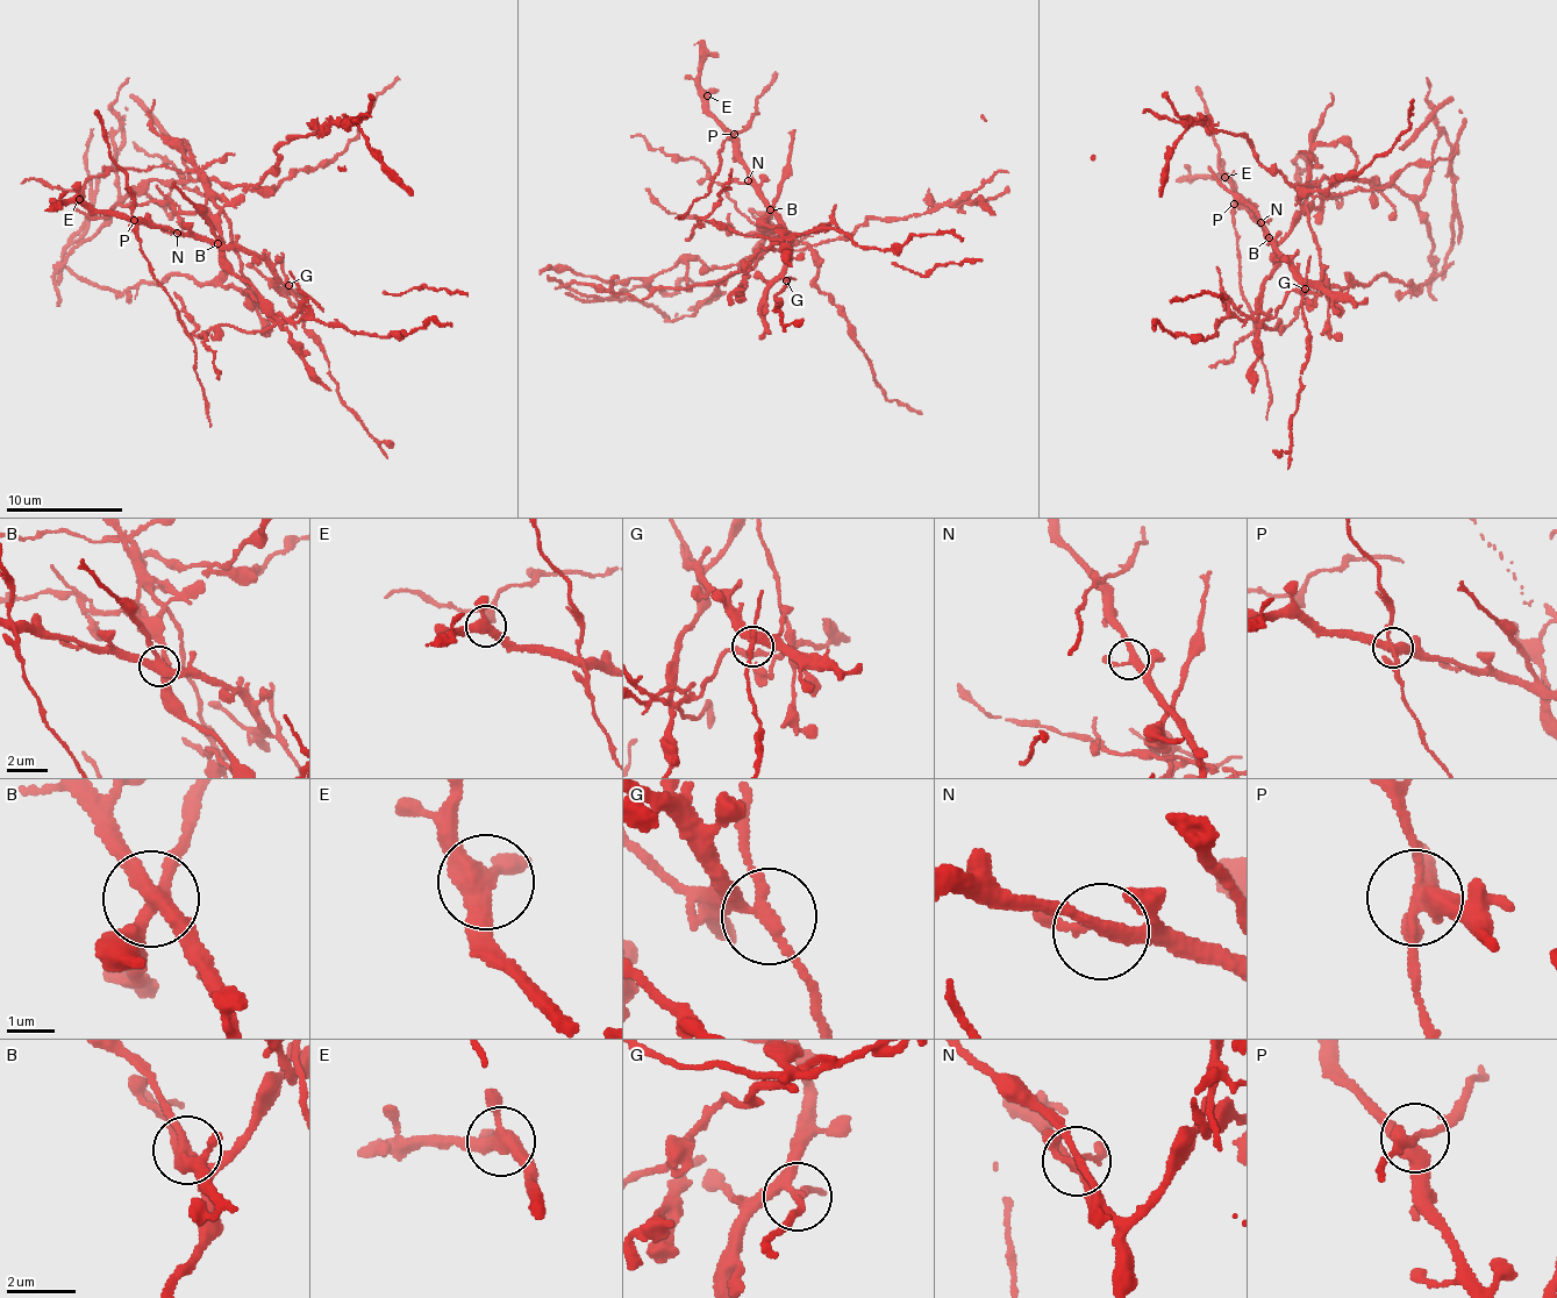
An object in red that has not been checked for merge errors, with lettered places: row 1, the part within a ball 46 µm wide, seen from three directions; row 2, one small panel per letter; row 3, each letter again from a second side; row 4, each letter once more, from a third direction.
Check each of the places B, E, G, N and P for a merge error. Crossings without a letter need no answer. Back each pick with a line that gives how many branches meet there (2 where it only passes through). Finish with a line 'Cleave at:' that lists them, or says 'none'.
B: 5 branches meet
G: 3 branches meet
P: 4 branches meet
Cleave at: B, G, P

